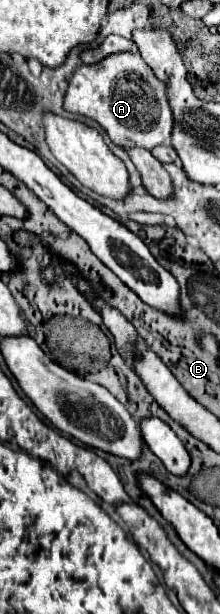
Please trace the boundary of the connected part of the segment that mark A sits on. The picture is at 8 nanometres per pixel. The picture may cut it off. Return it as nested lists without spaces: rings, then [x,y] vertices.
[[[139,52],[111,54],[97,64],[79,66],[69,80],[65,110],[95,120],[107,132],[111,142],[125,150],[153,150],[159,144],[171,142],[173,114],[165,96],[165,84],[157,80]]]

